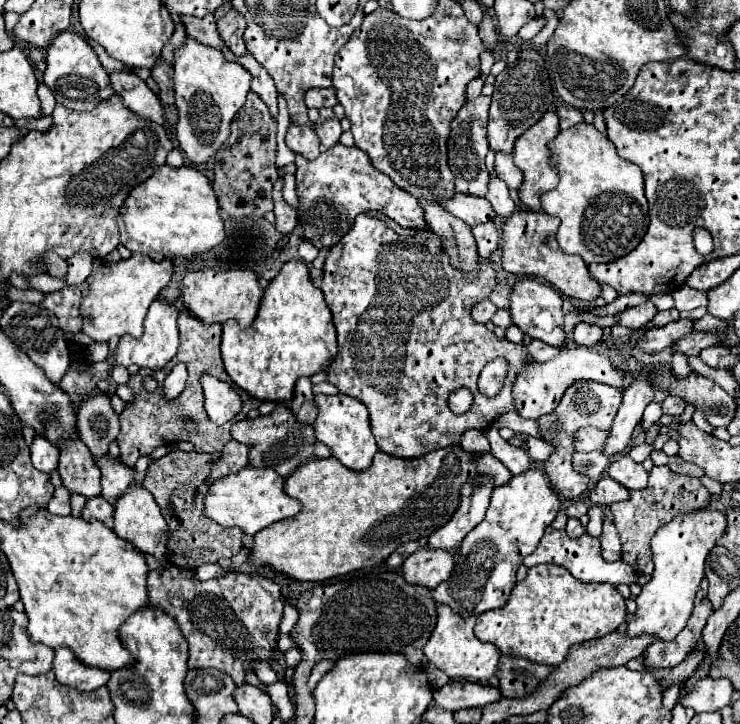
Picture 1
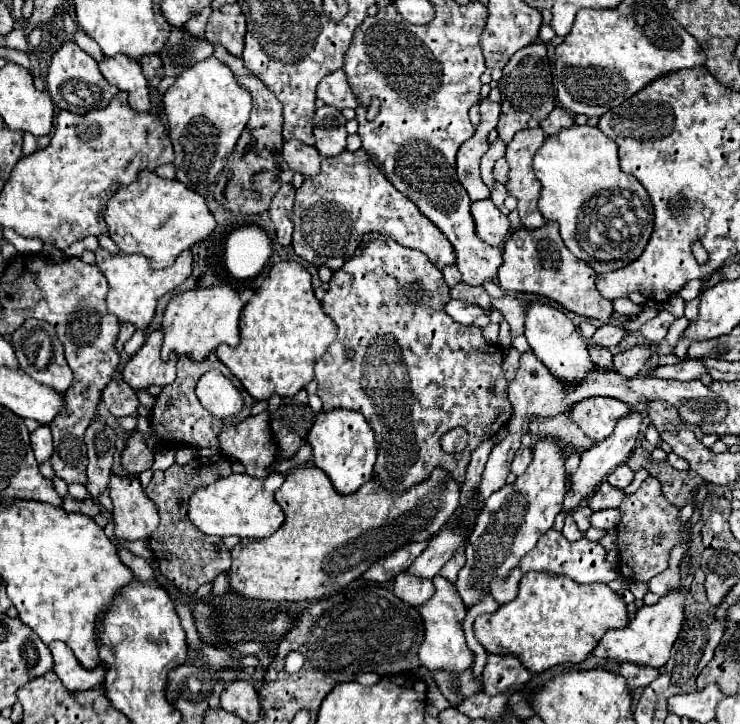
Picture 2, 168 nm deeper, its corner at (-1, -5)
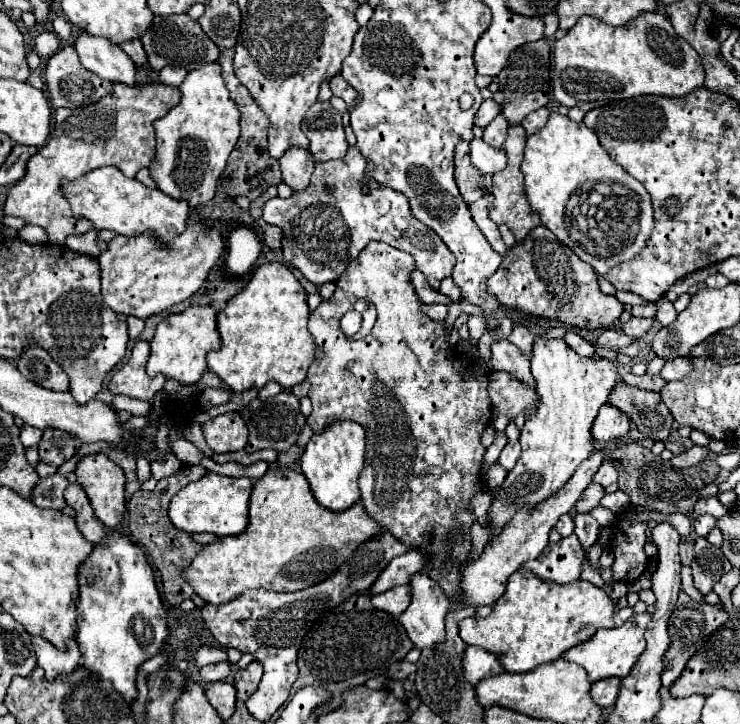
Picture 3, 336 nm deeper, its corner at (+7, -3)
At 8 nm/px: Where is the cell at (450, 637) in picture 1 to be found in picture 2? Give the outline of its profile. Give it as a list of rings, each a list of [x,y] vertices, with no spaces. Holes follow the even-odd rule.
[[[436,575],[432,581],[436,587],[436,593],[430,601],[426,601],[420,607],[426,635],[424,635],[424,643],[420,645],[418,657],[420,657],[420,663],[428,671],[448,671],[448,673],[458,675],[458,673],[470,669],[474,665],[474,659],[476,659],[474,653],[466,645],[466,637],[464,637],[464,629],[462,629],[462,623],[466,617],[466,607],[462,603],[462,599],[456,595],[452,583],[448,583],[440,575]]]

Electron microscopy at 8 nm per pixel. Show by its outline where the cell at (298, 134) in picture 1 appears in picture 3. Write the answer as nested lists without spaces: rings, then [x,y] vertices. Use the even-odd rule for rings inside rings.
[[[292,147],[284,157],[280,157],[282,183],[286,183],[292,191],[302,191],[310,183],[310,175],[314,171],[314,159],[308,149]]]

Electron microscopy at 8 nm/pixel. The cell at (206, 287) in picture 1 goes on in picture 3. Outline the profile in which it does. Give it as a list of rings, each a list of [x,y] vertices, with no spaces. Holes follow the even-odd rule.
[[[206,305],[188,307],[184,313],[168,315],[162,323],[158,323],[154,339],[150,343],[150,359],[146,371],[150,377],[162,373],[164,377],[172,377],[184,385],[198,383],[200,377],[208,371],[206,353],[220,349],[220,335],[216,329],[216,311]]]

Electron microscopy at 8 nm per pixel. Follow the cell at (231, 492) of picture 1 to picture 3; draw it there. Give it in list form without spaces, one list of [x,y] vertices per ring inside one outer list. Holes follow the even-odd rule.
[[[206,473],[194,483],[188,483],[180,489],[168,509],[170,521],[188,533],[214,533],[218,537],[224,535],[240,535],[248,525],[248,499],[252,493],[252,481],[248,477],[226,477],[218,473]]]

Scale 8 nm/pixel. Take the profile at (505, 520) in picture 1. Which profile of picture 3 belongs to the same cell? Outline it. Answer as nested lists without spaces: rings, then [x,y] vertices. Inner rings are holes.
[[[536,339],[530,361],[540,405],[532,411],[520,431],[520,461],[508,473],[500,493],[496,493],[492,501],[488,515],[494,535],[498,535],[504,525],[512,521],[514,513],[522,505],[540,503],[556,493],[556,489],[572,477],[574,469],[596,451],[592,423],[618,377],[616,363],[600,357],[580,357],[562,339]]]

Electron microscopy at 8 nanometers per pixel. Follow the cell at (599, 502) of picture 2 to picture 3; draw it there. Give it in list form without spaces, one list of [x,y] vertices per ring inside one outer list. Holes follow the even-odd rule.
[[[590,483],[586,487],[586,491],[582,493],[582,497],[578,499],[576,507],[574,507],[576,513],[590,513],[600,503],[602,497],[604,497],[604,487],[602,485],[596,485],[596,483]]]

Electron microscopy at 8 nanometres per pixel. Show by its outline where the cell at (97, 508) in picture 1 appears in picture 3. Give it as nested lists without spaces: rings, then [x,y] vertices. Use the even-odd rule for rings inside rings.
[[[58,473],[52,477],[38,479],[38,485],[34,485],[34,489],[30,493],[30,501],[42,509],[62,509],[62,507],[66,507],[64,495],[62,495],[66,487],[68,487],[66,477],[62,477]]]

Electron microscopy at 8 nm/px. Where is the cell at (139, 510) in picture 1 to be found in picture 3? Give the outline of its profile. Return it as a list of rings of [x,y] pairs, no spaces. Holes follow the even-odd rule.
[[[96,453],[96,455],[84,455],[76,463],[76,475],[78,475],[78,485],[86,491],[86,497],[96,513],[96,517],[110,529],[116,529],[126,513],[126,497],[124,497],[124,471],[108,459],[106,453]]]

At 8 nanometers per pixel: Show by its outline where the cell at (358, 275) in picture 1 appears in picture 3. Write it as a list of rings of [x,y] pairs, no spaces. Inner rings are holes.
[[[372,241],[342,273],[334,297],[322,301],[310,315],[308,331],[316,341],[317,351],[307,373],[307,380],[312,383],[308,397],[314,405],[308,425],[314,433],[322,433],[334,421],[350,419],[360,423],[366,429],[366,469],[360,473],[366,513],[400,543],[426,555],[426,569],[444,569],[446,563],[460,567],[472,551],[470,527],[476,515],[468,513],[470,497],[484,491],[480,471],[486,447],[480,443],[480,437],[490,423],[492,401],[488,397],[488,377],[476,375],[470,363],[460,367],[460,359],[454,357],[448,345],[444,323],[436,323],[420,311],[422,303],[416,299],[410,283],[412,271],[414,259],[408,253]],[[358,299],[368,299],[376,305],[378,321],[368,337],[350,341],[340,331],[340,317]],[[450,535],[454,535],[456,547],[446,549]]]

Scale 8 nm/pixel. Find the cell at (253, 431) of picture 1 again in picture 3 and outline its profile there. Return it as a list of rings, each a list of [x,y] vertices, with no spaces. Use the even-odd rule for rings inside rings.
[[[224,413],[214,419],[208,419],[202,425],[202,433],[214,453],[228,453],[244,449],[248,427],[238,413]]]

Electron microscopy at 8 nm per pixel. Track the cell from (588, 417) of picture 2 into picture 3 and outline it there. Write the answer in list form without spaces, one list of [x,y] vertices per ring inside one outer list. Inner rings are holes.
[[[608,403],[598,411],[598,417],[594,419],[594,427],[592,427],[592,435],[596,437],[596,441],[602,443],[616,437],[624,437],[628,431],[630,431],[630,419],[624,417],[620,409]]]

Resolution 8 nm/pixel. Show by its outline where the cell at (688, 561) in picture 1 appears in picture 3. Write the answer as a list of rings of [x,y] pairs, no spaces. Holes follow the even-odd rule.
[[[642,613],[642,615],[632,615],[622,627],[614,627],[614,629],[600,629],[596,631],[596,635],[586,641],[580,643],[572,649],[568,649],[568,653],[564,653],[564,659],[582,665],[588,673],[590,683],[600,681],[600,679],[608,679],[608,677],[626,677],[630,673],[630,669],[634,667],[634,663],[638,661],[638,657],[642,655],[642,651],[646,649],[646,641],[644,641],[644,631],[650,623],[650,613]]]

